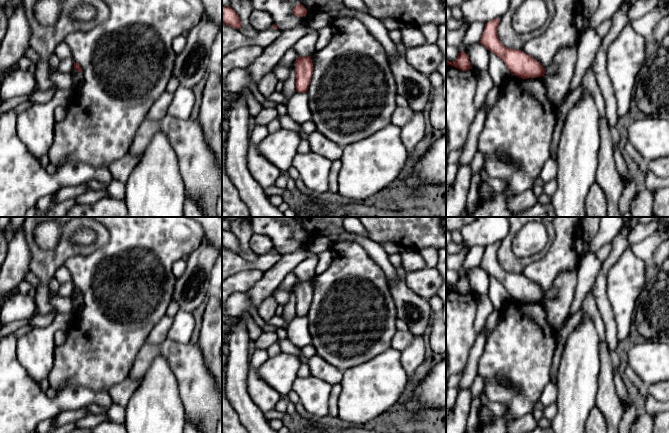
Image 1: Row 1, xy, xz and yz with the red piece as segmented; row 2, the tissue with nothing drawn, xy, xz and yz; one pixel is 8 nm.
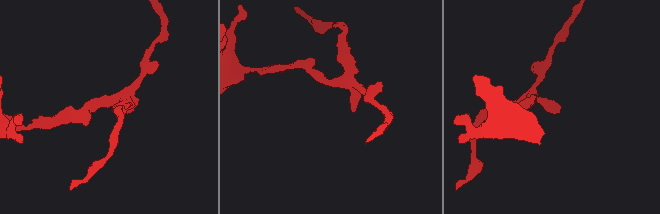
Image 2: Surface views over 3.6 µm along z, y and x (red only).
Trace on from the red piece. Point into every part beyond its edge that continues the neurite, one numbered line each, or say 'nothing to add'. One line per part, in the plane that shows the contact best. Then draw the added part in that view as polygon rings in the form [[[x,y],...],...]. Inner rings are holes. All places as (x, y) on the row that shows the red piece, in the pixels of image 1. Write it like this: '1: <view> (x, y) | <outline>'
nothing to add

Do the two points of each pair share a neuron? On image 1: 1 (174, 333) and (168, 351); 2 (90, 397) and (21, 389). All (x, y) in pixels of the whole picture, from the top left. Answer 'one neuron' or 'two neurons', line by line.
1: two neurons
2: one neuron

